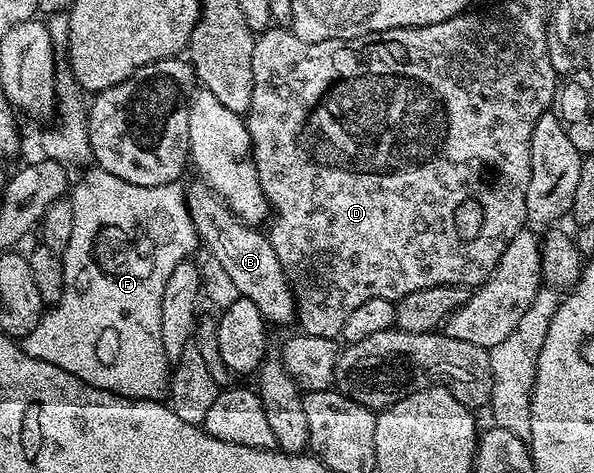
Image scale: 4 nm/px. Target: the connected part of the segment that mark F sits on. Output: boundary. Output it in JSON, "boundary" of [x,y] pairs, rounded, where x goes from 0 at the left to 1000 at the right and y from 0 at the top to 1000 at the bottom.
{"boundary":[[[153,355],[135,378],[126,378],[118,402],[118,425],[125,440],[125,490],[118,497],[118,516],[108,526],[108,622],[99,638],[93,641],[67,674],[64,693],[51,702],[37,729],[40,740],[54,757],[74,761],[77,770],[88,770],[118,786],[118,795],[131,795],[145,812],[158,820],[172,820],[178,829],[202,833],[207,841],[254,841],[269,846],[278,839],[286,797],[286,759],[279,753],[279,736],[273,736],[273,617],[279,609],[279,592],[286,592],[286,575],[300,567],[303,554],[318,552],[322,533],[333,520],[327,465],[316,446],[316,421],[313,402],[303,385],[288,385],[271,393],[234,393],[219,389],[212,381],[199,381],[199,372],[185,372],[185,364],[167,355]]]}

